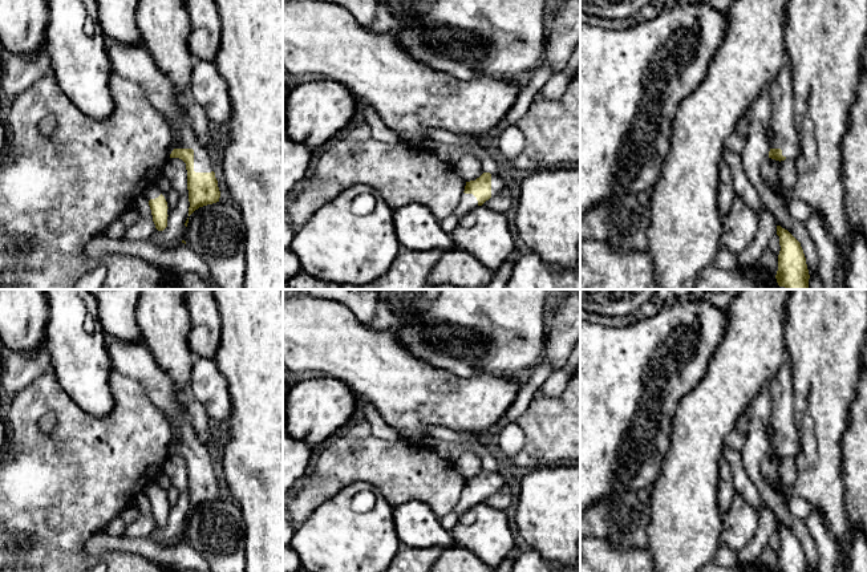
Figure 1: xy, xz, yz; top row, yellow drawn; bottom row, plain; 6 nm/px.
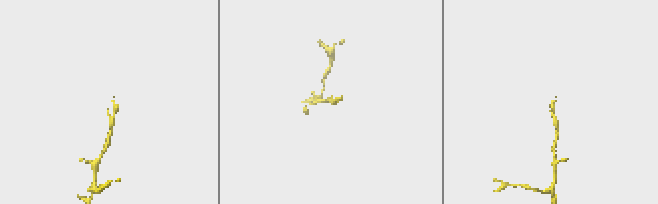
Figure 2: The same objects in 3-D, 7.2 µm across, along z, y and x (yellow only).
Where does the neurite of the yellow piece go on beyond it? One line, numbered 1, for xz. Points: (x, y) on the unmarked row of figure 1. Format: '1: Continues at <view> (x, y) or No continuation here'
1: Continues at xz (469, 499)

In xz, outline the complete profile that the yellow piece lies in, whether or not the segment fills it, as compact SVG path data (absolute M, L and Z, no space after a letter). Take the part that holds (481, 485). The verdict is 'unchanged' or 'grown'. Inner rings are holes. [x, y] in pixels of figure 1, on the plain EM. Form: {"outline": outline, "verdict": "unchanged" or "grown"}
{"outline": "M483 470L475 478L466 479L461 499L453 511L462 515L505 486L506 480L499 471Z", "verdict": "grown"}

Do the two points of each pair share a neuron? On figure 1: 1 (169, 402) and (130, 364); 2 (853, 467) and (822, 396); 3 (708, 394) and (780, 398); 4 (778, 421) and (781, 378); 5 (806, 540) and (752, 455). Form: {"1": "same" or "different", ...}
{"1": "same", "2": "different", "3": "different", "4": "same", "5": "same"}

